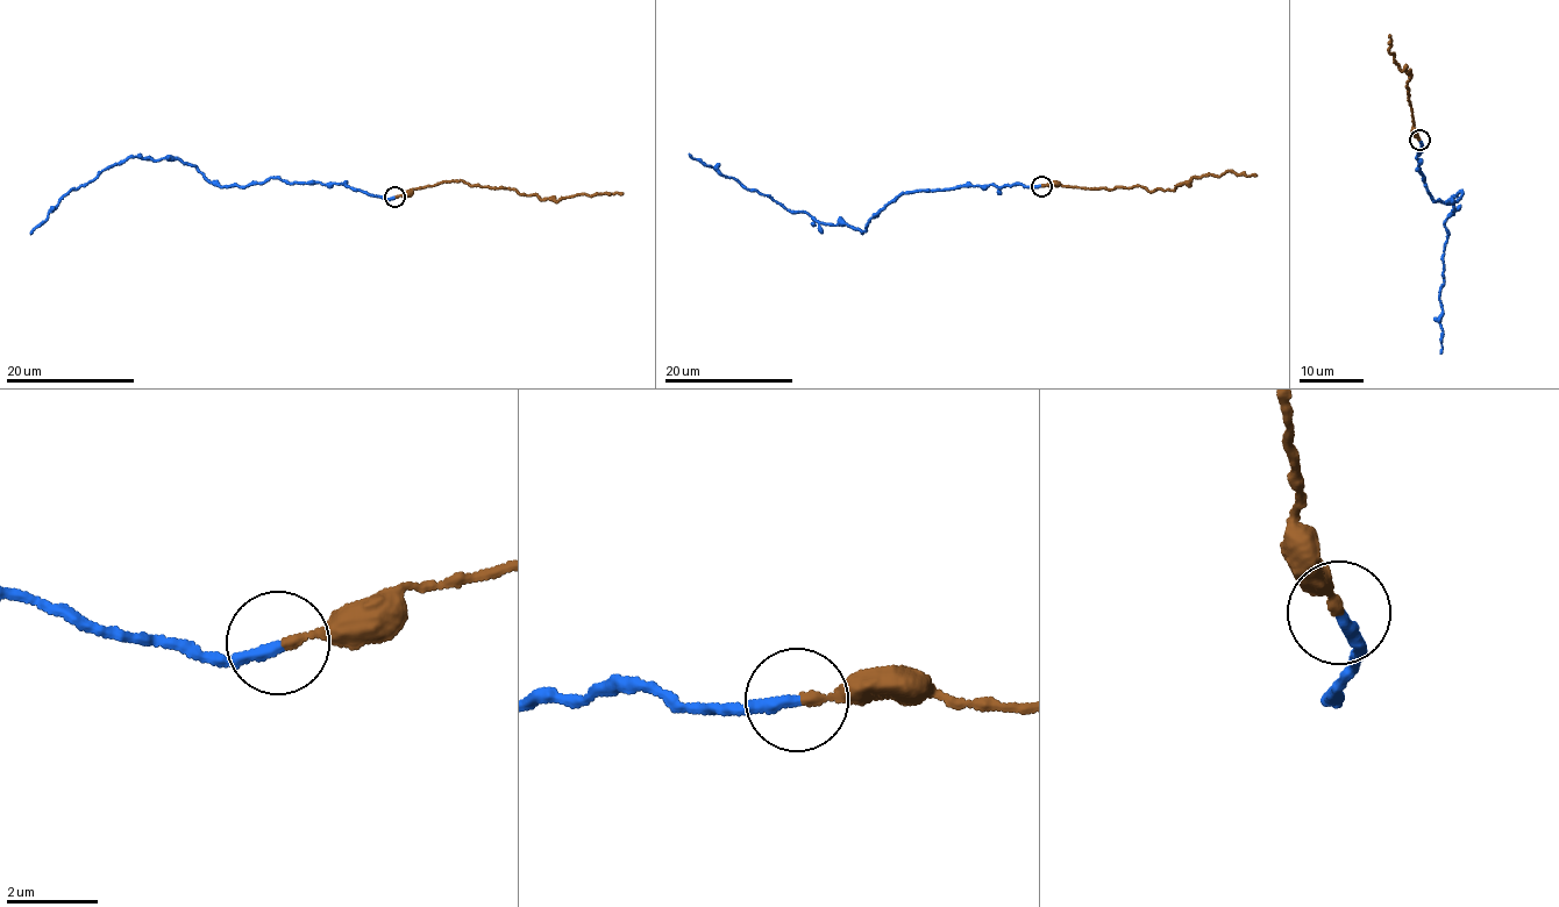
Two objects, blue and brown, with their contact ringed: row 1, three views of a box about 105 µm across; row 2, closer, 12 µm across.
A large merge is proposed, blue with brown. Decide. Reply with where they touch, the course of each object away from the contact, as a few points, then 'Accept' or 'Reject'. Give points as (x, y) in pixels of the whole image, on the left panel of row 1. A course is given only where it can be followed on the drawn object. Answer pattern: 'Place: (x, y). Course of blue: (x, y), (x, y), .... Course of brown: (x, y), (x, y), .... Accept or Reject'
Place: (394, 197). Course of blue: (394, 197), (278, 178), (218, 186), (175, 158), (130, 157), (68, 192), (30, 234). Course of brown: (396, 197), (463, 180), (483, 187), (513, 187), (527, 195), (557, 201), (588, 194), (623, 194). Reject

